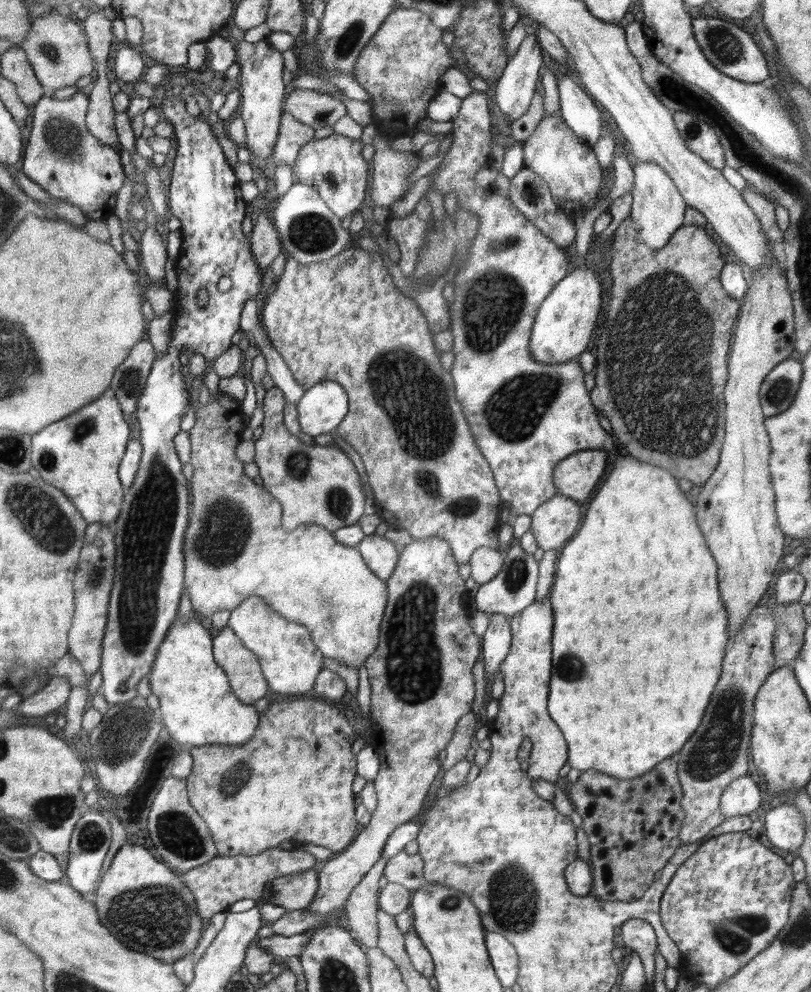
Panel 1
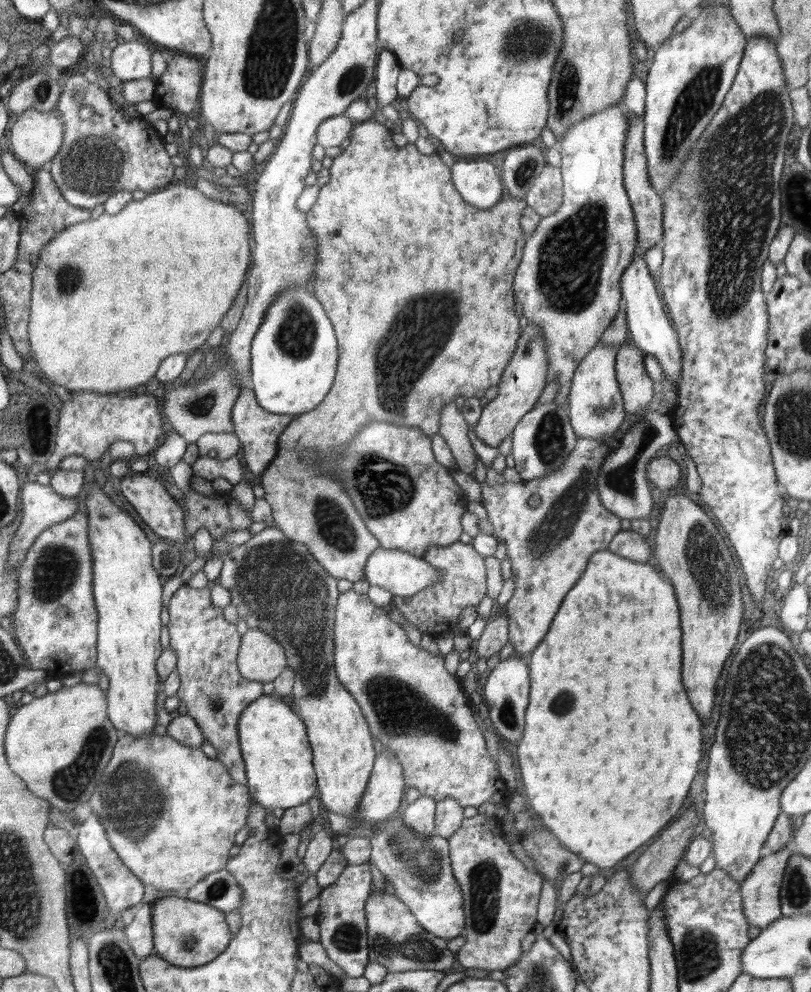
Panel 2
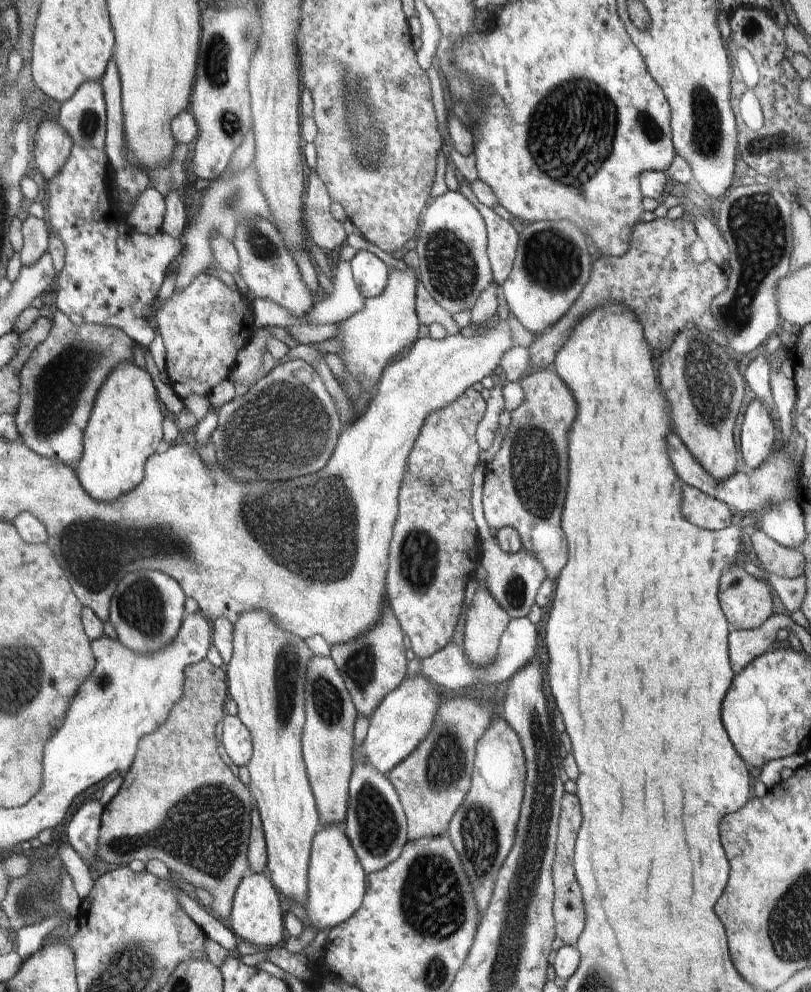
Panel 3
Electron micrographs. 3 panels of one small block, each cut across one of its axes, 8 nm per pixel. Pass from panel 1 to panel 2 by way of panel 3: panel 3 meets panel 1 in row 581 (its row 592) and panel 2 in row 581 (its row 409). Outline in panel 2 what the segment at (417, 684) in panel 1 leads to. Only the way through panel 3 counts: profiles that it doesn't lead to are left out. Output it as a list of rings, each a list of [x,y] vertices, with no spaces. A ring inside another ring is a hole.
[[[459,540],[450,546],[430,546],[423,559],[441,572],[440,580],[412,596],[393,596],[391,602],[406,616],[406,620],[416,625],[422,633],[438,635],[440,633],[437,632],[444,632],[458,624],[458,617],[463,608],[476,608],[487,594],[485,560],[471,542],[465,544]]]

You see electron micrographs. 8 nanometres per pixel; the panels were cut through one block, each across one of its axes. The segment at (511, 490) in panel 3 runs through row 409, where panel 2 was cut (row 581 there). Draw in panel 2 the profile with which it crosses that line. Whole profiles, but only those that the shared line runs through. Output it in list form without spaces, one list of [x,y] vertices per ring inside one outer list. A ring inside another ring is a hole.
[[[577,438],[576,447],[566,457],[564,465],[546,473],[542,478],[531,481],[521,480],[517,483],[504,482],[496,486],[481,484],[481,504],[486,508],[487,519],[494,528],[492,534],[498,540],[504,539],[506,555],[510,557],[512,564],[515,588],[502,611],[508,617],[509,640],[514,647],[514,655],[522,659],[528,660],[528,656],[546,636],[546,631],[550,628],[552,619],[562,604],[562,599],[586,570],[590,556],[600,550],[607,550],[614,535],[622,530],[621,518],[602,505],[596,489],[596,478],[602,468],[602,462],[614,447],[615,444],[612,442]]]

